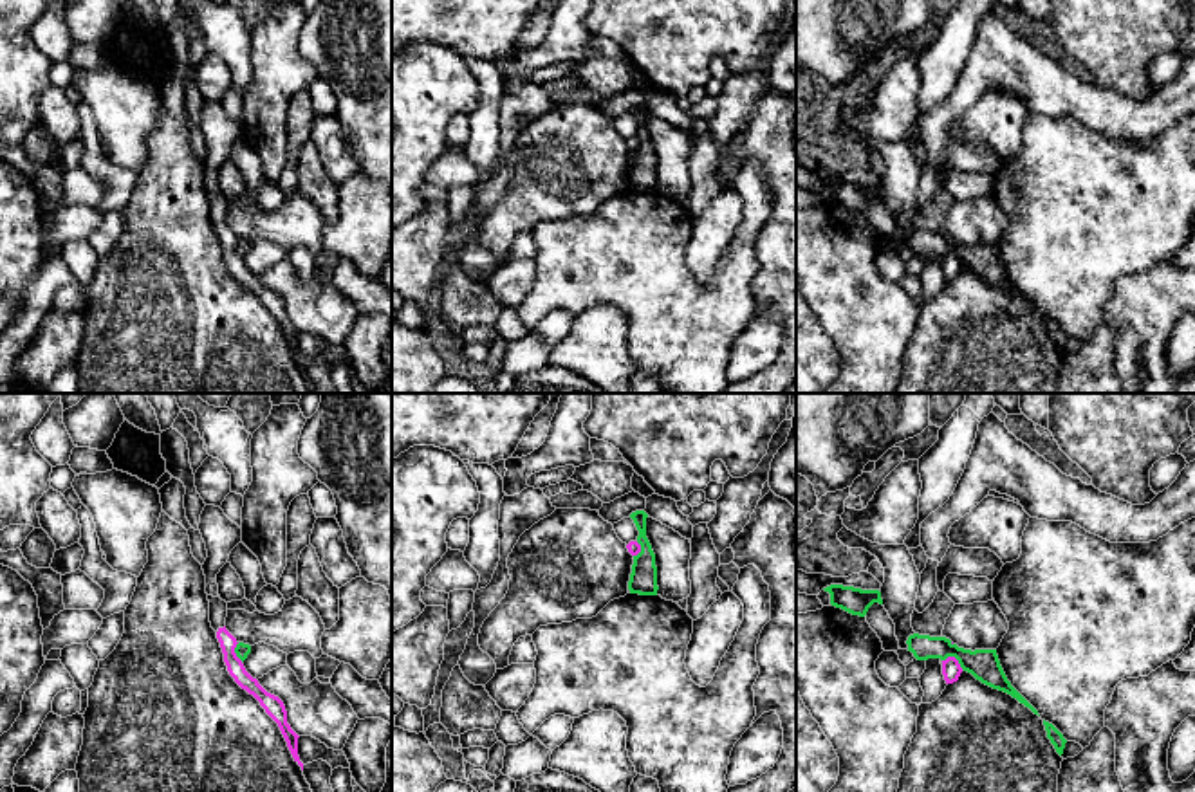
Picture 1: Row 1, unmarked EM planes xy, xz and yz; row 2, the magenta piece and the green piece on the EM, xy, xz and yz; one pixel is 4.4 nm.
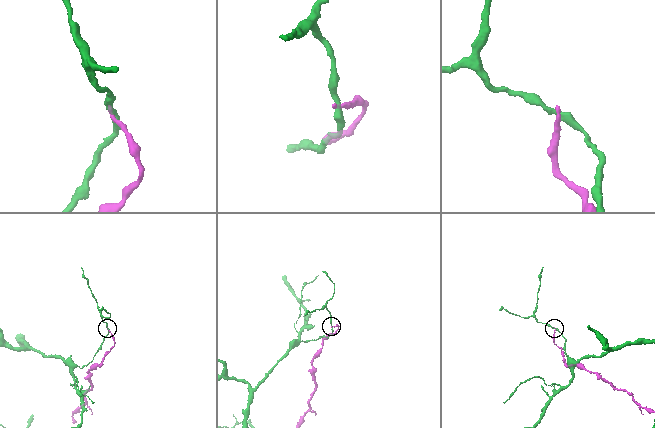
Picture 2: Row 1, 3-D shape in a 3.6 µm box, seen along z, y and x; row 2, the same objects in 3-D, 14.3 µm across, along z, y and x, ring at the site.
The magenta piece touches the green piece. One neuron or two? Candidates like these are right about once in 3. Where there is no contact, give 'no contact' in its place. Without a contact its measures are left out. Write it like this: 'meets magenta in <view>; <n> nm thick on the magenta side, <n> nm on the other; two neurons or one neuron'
meets magenta in yz; 90 nm thick on the magenta side, 140 nm on the other; two neurons

